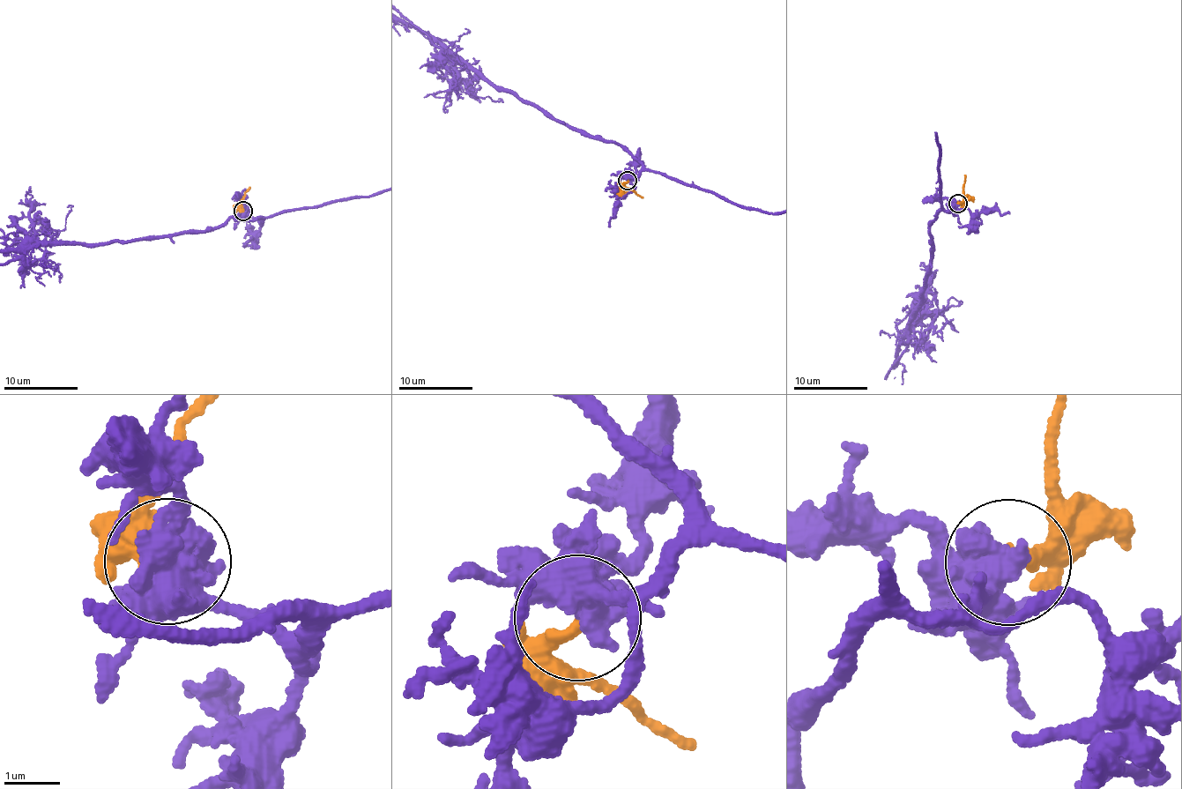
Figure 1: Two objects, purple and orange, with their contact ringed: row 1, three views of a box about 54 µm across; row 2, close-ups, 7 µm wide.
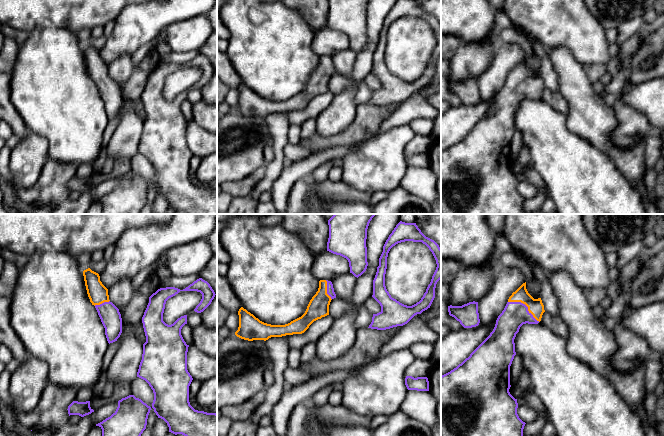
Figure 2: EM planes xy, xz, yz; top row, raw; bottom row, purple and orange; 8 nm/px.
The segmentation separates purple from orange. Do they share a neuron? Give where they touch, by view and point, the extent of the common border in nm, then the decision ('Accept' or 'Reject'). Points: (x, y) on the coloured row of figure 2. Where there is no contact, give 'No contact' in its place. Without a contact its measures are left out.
Touches purple at yz (525, 305). Shared border 300 nm. Accept

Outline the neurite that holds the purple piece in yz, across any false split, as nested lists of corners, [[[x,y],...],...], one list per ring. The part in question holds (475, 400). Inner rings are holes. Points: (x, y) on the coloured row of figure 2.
[[[523,283],[509,297],[490,335],[461,364],[441,376],[441,436],[523,436],[526,423],[519,418],[517,399],[509,392],[514,339],[523,324],[538,324],[544,312],[541,298],[534,299]]]

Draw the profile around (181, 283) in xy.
[[[198,274],[184,276],[184,277],[172,276],[167,281],[160,281],[160,285],[158,289],[166,288],[166,287],[175,287],[180,290],[183,290],[199,278],[200,277]]]

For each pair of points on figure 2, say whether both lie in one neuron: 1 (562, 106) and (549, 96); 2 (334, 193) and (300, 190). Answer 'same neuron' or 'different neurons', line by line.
1: same neuron
2: same neuron

